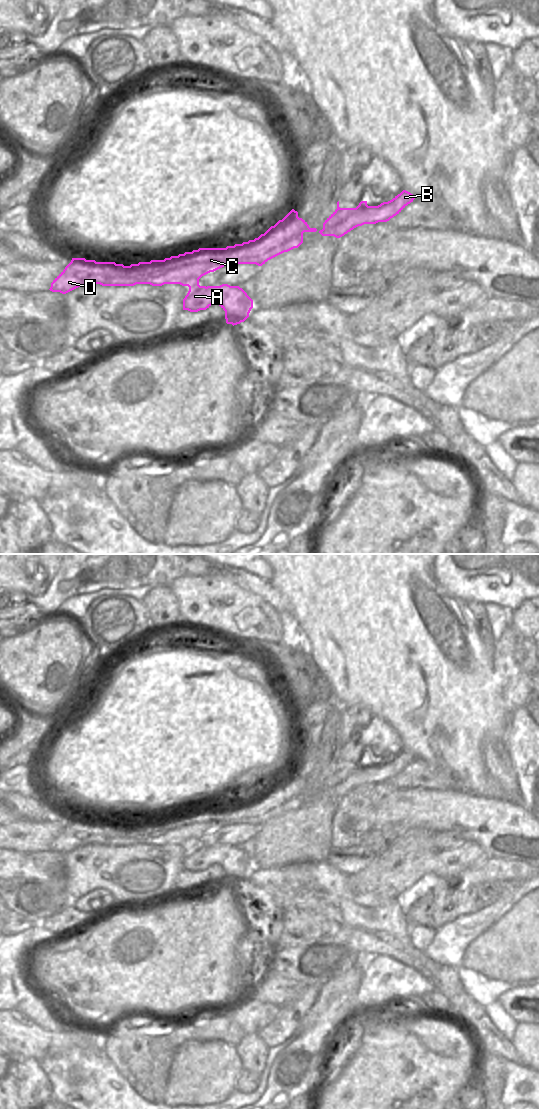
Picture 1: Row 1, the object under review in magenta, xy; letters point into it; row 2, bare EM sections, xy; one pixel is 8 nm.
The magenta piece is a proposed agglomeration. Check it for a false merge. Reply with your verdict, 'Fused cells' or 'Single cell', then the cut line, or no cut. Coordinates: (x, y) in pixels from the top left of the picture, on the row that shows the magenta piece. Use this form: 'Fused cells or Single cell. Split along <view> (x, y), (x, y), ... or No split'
Fused cells. Split along xy (205, 286), (189, 288)

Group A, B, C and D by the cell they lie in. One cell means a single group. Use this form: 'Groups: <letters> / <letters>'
Groups: A / B C D

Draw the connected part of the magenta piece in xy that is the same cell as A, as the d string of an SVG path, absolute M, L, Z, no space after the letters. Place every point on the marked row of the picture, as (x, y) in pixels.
M222 284L205 288L189 288L183 299L183 310L198 312L218 304L225 311L227 324L244 322L253 308L253 300L239 286Z

